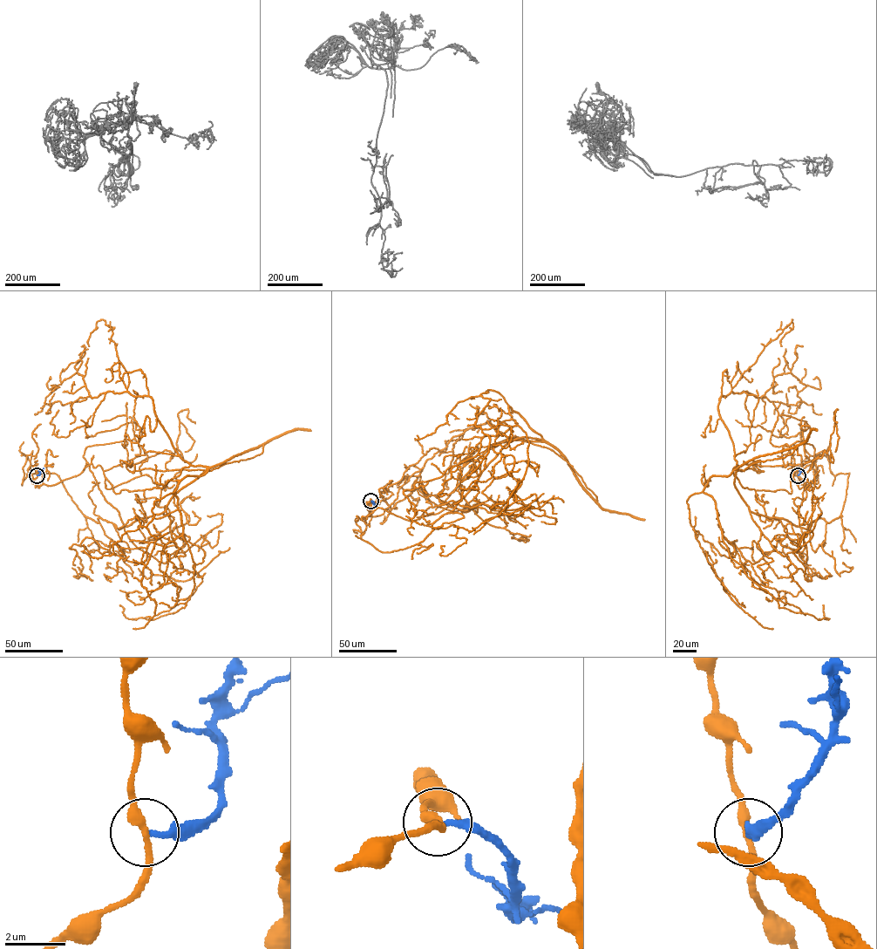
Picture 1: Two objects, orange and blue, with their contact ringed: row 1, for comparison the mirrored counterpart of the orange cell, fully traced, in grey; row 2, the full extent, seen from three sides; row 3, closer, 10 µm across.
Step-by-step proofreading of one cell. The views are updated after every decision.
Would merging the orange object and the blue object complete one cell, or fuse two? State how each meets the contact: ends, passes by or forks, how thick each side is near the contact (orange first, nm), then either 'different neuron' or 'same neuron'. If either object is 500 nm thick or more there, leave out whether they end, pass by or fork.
orange passes by | blue ends | 280/200 nm | different neuron

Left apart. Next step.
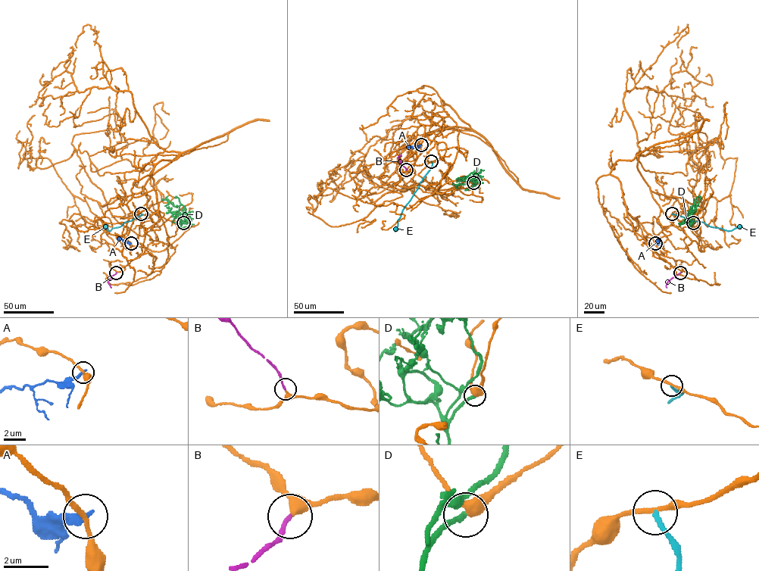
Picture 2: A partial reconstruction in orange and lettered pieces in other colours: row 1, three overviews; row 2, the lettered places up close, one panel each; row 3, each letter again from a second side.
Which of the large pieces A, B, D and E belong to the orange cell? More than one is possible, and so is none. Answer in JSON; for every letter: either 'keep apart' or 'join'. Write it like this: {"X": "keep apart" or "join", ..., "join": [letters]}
{"A": "keep apart", "B": "join", "D": "keep apart", "E": "keep apart", "join": ["B"]}

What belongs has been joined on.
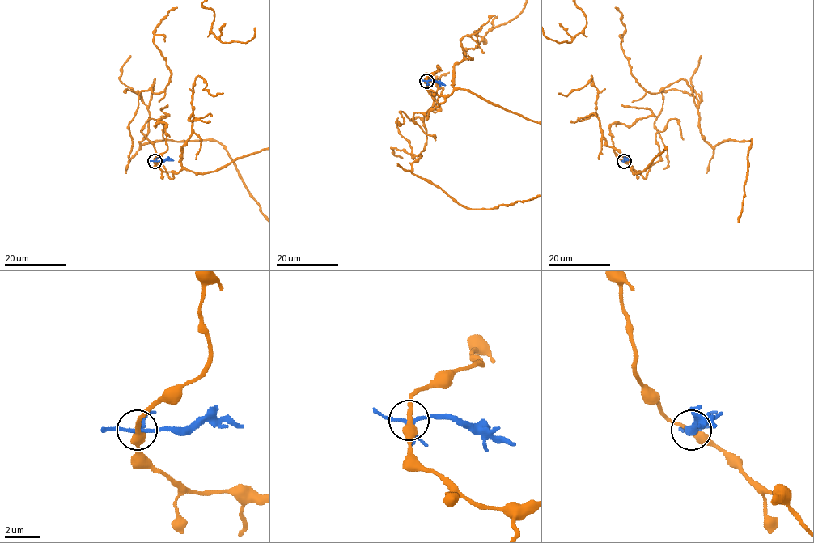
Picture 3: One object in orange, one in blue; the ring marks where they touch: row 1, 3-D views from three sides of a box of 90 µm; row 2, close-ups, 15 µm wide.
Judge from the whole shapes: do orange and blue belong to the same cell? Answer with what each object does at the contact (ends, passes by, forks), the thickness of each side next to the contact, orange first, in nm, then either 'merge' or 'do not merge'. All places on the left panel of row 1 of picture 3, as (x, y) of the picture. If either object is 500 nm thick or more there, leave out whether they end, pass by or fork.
orange passes by | blue forks | 360/170 nm | do not merge

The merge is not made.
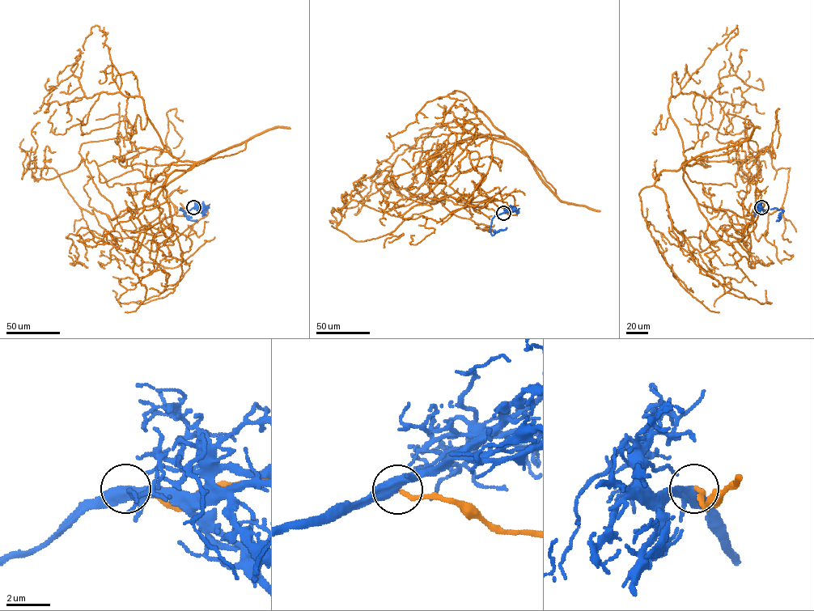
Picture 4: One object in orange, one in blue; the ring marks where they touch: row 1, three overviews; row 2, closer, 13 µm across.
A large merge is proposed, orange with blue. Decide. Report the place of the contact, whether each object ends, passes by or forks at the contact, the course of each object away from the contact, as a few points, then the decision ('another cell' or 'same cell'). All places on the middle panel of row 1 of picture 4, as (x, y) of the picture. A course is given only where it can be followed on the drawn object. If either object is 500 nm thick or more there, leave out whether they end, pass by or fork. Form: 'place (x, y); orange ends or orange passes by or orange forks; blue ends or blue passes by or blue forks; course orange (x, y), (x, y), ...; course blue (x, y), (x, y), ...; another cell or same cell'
place (503, 213); orange ends; blue forks; course orange (504, 213), (465, 148), (513, 141), (555, 194), (506, 143), (436, 151), (431, 190), (493, 230); course blue (504, 213), (492, 218), (489, 231), (492, 235), (506, 227); another cell

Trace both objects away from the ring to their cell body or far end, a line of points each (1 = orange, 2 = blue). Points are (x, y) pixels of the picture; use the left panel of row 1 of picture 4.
1: (194, 207), (165, 244), (158, 195), (246, 142), (119, 160), (163, 148), (168, 111), (183, 121)
2: (194, 207), (184, 211), (180, 208), (180, 210), (184, 212), (188, 219), (197, 221)

